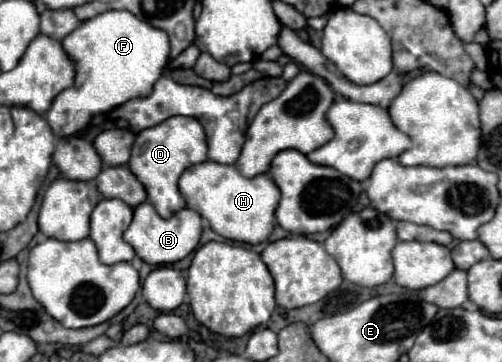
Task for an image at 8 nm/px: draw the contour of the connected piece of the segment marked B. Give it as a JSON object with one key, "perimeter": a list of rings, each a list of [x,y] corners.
{"perimeter":[[[147,201],[133,209],[133,221],[123,233],[123,239],[149,265],[167,265],[167,263],[181,261],[191,251],[195,251],[195,247],[199,245],[199,237],[201,237],[201,215],[197,211],[185,207],[177,211],[173,217],[163,219]]]}

